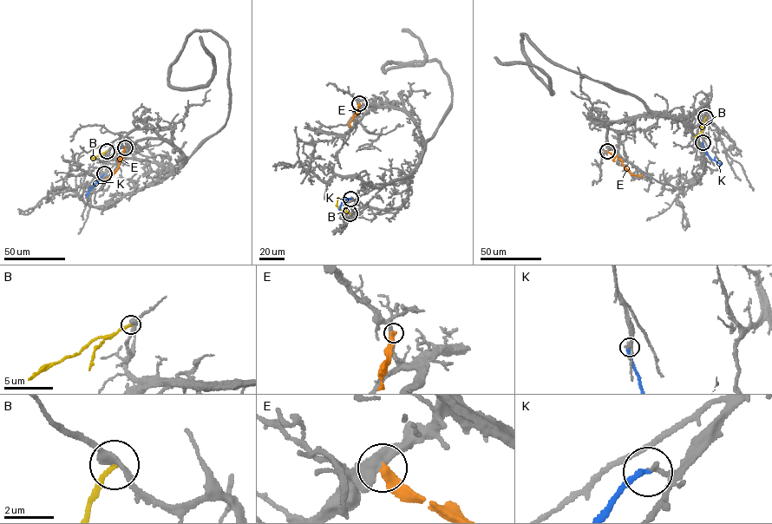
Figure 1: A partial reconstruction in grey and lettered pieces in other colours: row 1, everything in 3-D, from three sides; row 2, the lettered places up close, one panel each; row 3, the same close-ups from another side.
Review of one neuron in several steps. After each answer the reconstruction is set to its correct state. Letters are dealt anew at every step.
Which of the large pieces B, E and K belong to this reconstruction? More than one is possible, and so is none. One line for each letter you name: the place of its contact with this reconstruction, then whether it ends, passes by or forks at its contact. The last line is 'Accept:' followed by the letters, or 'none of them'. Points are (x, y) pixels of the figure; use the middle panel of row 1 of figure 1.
K: meets grey at (350, 199); it ends there
Accept: K

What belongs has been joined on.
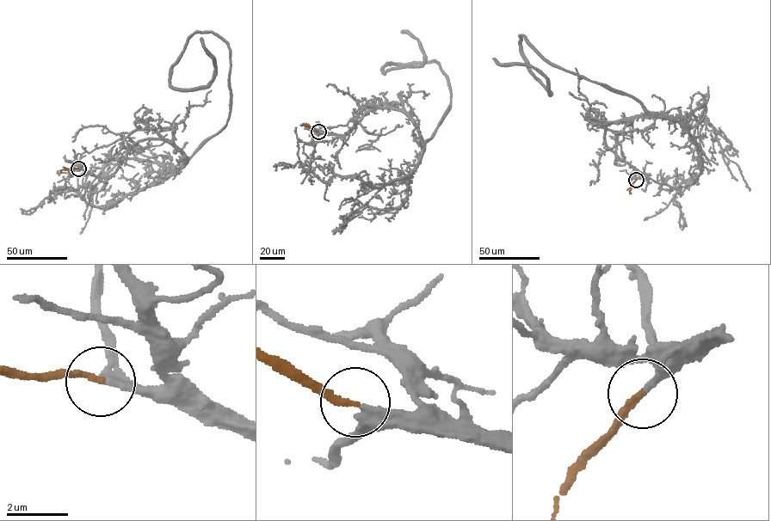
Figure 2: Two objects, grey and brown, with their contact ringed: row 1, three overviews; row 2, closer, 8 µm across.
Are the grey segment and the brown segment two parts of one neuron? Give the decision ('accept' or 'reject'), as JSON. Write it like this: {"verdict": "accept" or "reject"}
{"verdict": "accept"}

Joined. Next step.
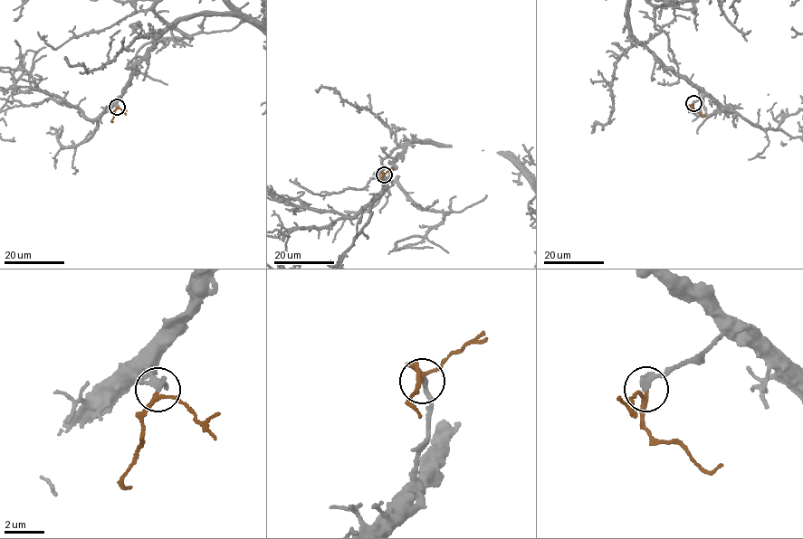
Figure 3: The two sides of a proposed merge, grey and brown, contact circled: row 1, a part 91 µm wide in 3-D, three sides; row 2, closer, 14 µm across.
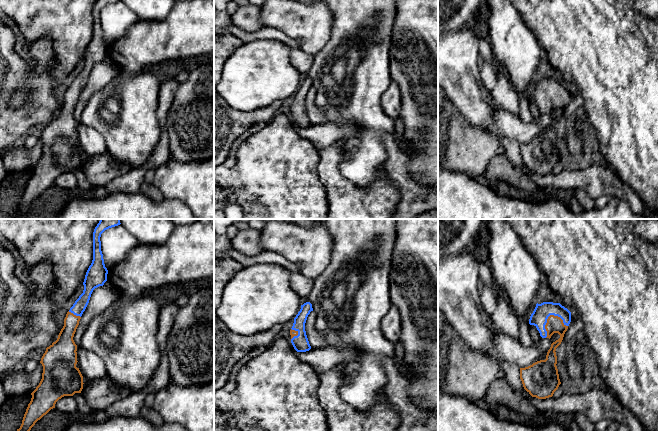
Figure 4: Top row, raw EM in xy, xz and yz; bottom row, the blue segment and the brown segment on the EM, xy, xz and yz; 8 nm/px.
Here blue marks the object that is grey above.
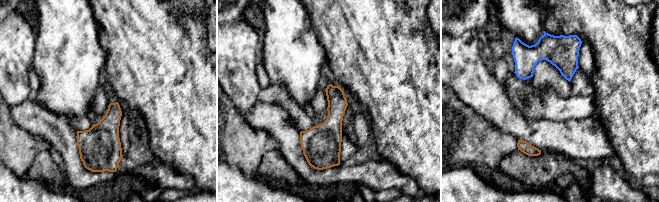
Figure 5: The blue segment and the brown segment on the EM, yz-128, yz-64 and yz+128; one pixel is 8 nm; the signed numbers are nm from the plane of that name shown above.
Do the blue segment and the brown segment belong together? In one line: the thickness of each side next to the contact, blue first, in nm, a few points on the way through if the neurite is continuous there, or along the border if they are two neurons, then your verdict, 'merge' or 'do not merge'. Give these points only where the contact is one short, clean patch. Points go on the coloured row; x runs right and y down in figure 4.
140 nm thick on the blue side, 130 nm on the other; runs through yz (538, 318), (542, 318), (546, 322), (554, 324); merge

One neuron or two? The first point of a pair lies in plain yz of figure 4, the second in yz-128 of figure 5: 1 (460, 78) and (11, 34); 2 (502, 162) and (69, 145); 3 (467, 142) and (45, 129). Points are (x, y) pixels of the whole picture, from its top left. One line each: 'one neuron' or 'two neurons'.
1: one neuron
2: two neurons
3: two neurons

